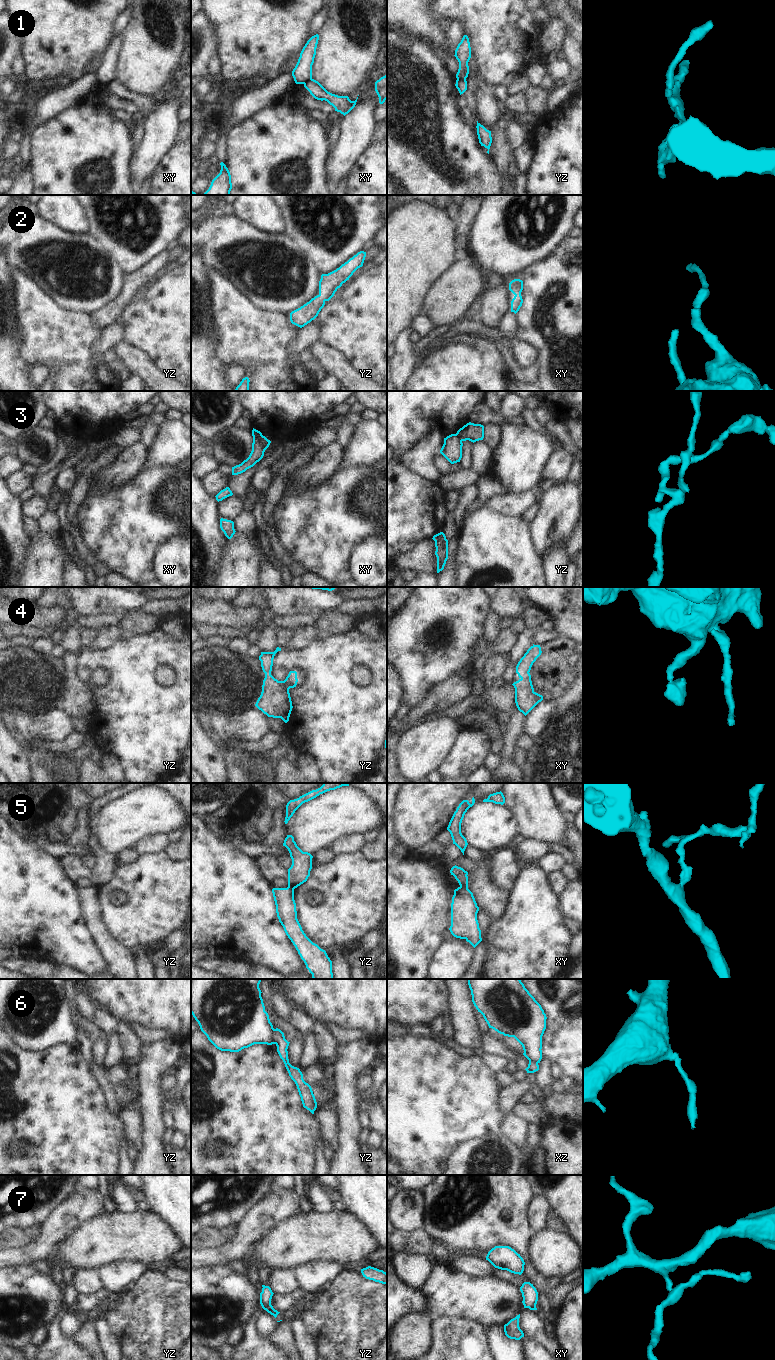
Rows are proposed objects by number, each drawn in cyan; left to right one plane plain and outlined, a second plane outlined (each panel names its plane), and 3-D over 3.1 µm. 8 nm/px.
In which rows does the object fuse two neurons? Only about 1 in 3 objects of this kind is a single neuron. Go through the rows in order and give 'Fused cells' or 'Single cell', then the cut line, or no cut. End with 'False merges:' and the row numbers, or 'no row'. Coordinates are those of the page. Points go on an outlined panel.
1: Fused cells. Split along yz (457, 78), (465, 80)
2: Single cell. No split
3: Fused cells. Split along xy (262, 435), (253, 438)
4: Single cell. No split
5: Fused cells. Split along xy (460, 885), (467, 888)
6: Fused cells. Split along yz (273, 1028), (273, 1040), (275, 1043)
7: Single cell. No split
False merges: 1, 3, 5, 6

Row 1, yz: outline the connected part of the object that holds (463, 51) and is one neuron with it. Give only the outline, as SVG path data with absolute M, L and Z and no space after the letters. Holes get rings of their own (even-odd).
M464 35L461 42L458 44L454 56L459 62L459 69L456 78L466 80L469 74L468 62L471 58L471 47L467 35Z

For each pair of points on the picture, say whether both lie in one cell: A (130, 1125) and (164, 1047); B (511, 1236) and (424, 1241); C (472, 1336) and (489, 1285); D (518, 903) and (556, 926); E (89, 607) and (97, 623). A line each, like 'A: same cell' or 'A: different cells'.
A: different cells
B: different cells
C: different cells
D: same cell
E: different cells

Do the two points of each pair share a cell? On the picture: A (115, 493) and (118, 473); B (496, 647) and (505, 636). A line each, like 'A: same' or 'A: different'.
A: different
B: same

